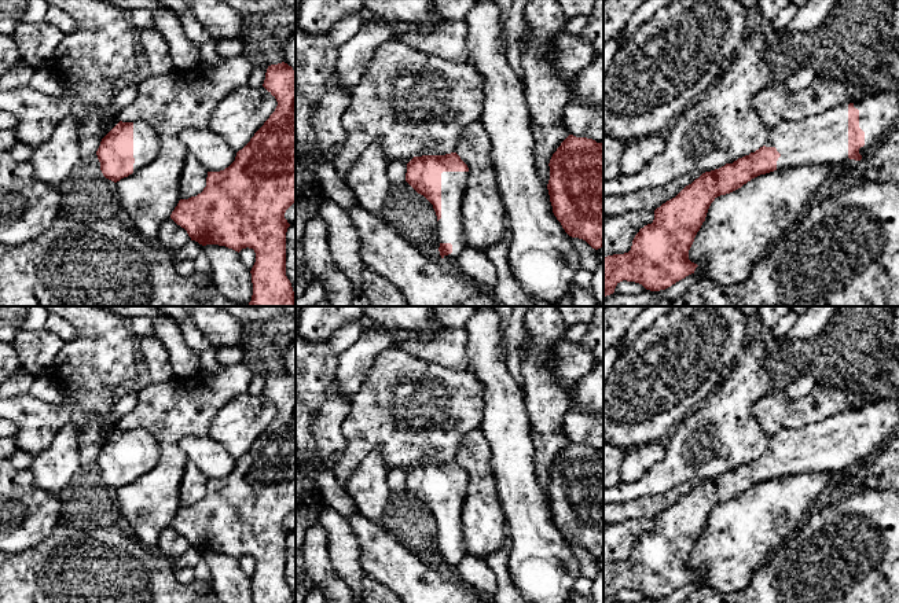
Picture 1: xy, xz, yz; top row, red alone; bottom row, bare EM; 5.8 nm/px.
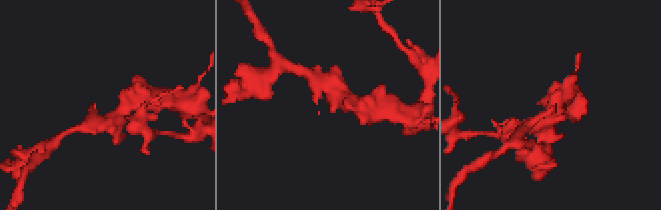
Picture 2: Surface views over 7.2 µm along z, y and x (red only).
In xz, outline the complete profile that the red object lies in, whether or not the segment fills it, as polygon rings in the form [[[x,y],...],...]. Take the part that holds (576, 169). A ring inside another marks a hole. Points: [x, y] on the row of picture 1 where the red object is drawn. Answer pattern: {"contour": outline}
{"contour": [[[569,135],[553,154],[548,166],[550,202],[565,232],[586,240],[595,250],[603,247],[603,143]]]}

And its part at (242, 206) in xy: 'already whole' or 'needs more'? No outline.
already whole

